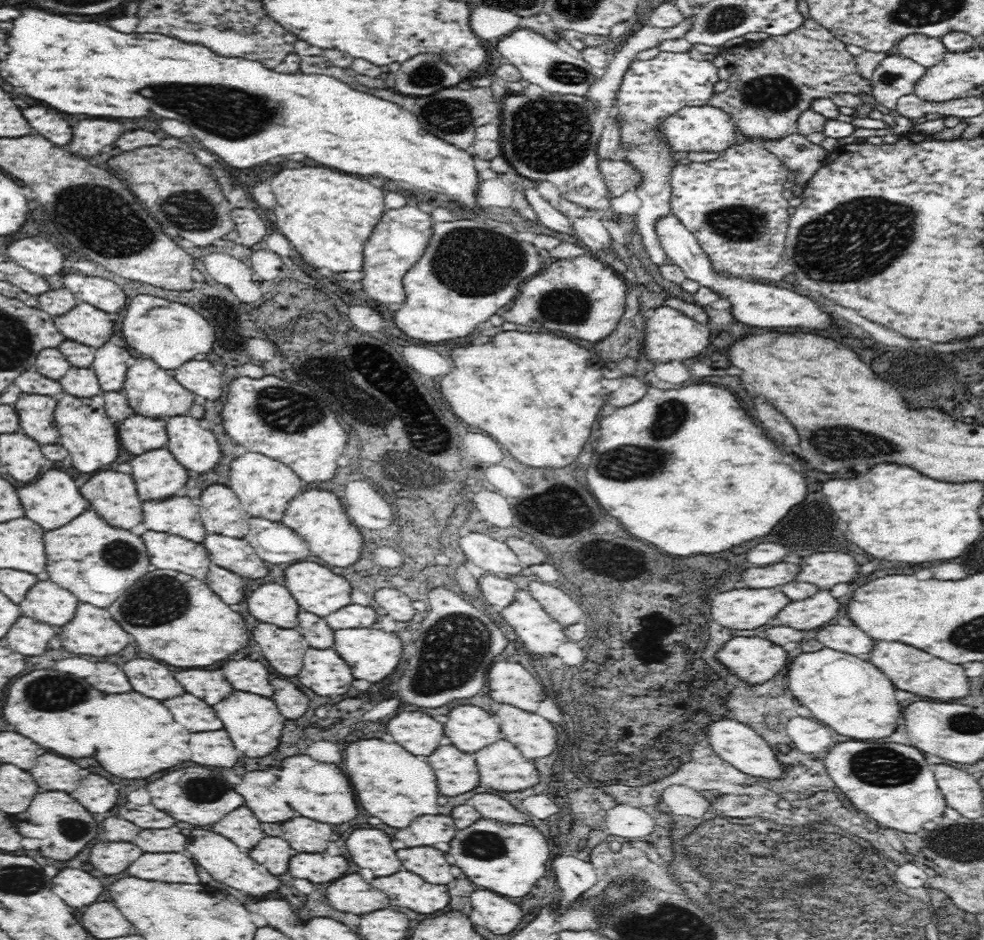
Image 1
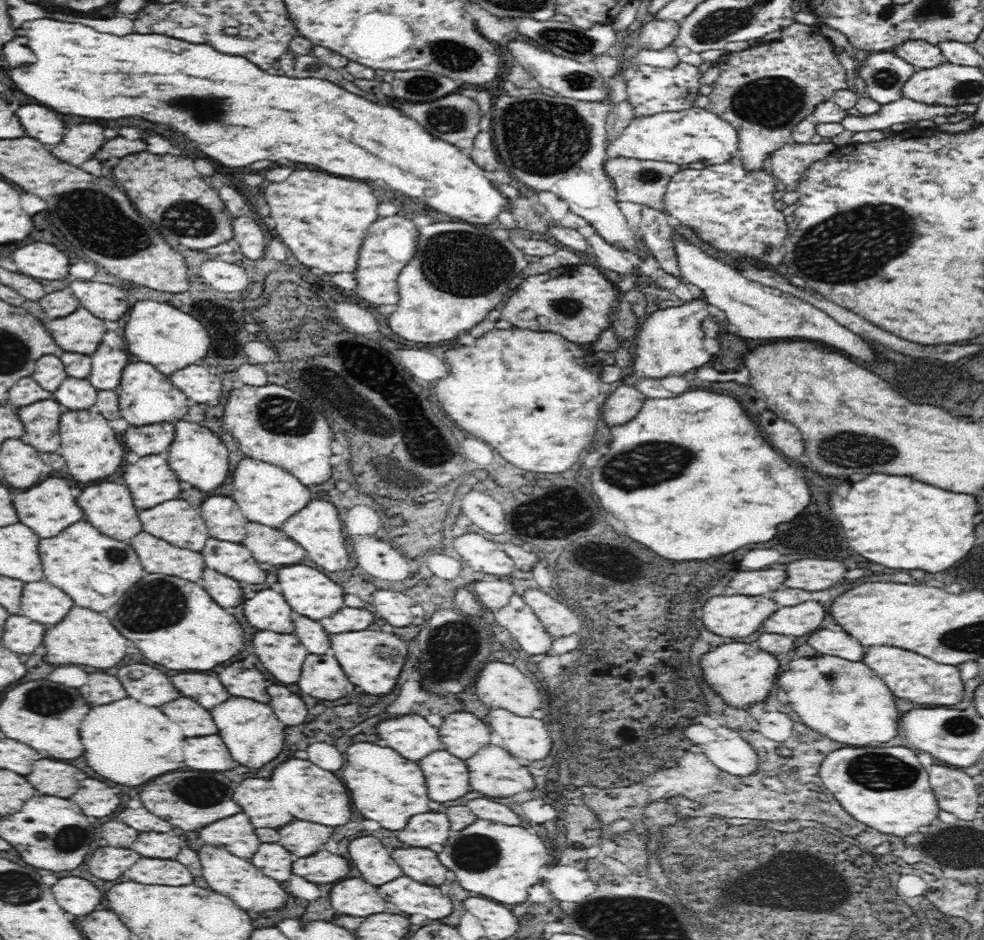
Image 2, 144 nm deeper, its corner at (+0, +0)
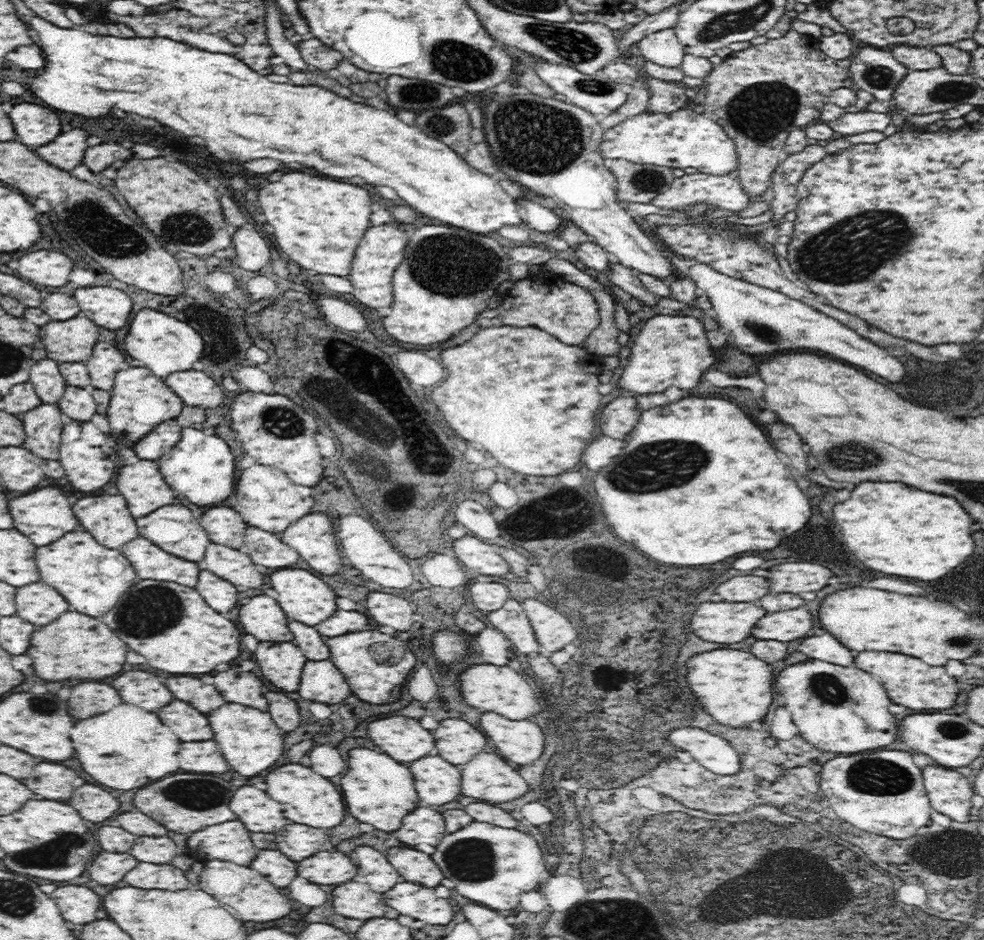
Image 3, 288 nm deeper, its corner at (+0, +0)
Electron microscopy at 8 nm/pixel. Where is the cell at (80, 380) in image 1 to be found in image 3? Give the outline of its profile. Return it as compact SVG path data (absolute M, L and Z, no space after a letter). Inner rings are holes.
M66 386L66 394L60 398L60 402L56 404L66 416L70 416L72 420L80 420L80 422L88 422L92 420L92 416L98 412L98 404L92 398L92 390L82 390L82 388L74 388L74 386Z

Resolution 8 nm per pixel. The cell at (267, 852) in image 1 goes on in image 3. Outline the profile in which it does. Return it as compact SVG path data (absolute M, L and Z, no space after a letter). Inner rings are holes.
M260 850L252 862L252 868L268 878L276 888L286 888L296 878L296 866L296 862L278 850Z

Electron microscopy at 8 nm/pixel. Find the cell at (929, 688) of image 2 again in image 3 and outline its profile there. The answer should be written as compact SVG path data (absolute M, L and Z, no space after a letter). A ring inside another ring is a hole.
M862 652L856 656L856 666L864 672L870 672L882 686L888 690L888 696L894 704L902 704L912 710L946 710L952 708L958 698L960 680L950 678L944 668L928 666L922 660L914 660L912 656L892 654L892 652Z

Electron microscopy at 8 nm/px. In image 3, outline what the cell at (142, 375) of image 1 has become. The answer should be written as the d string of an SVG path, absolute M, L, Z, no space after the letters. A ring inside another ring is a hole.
M130 364L128 368L120 370L114 380L114 388L110 392L110 408L108 408L108 420L110 420L110 434L116 438L118 444L132 448L140 438L154 432L158 424L176 420L186 406L182 398L178 398L174 392L170 392L164 378L158 378L152 370L142 368L140 364Z

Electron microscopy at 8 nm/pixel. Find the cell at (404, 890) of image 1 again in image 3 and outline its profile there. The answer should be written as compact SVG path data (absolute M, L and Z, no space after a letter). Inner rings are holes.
M414 882L396 884L390 892L384 894L388 906L396 912L410 916L414 920L424 920L426 924L450 924L452 922L452 908L446 898L436 898L434 888L426 888Z

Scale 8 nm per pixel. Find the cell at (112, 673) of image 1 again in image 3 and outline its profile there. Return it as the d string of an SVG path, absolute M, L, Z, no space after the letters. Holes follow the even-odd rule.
M98 680L78 682L68 700L68 712L72 718L84 720L102 712L116 708L122 700L112 684L102 684Z

